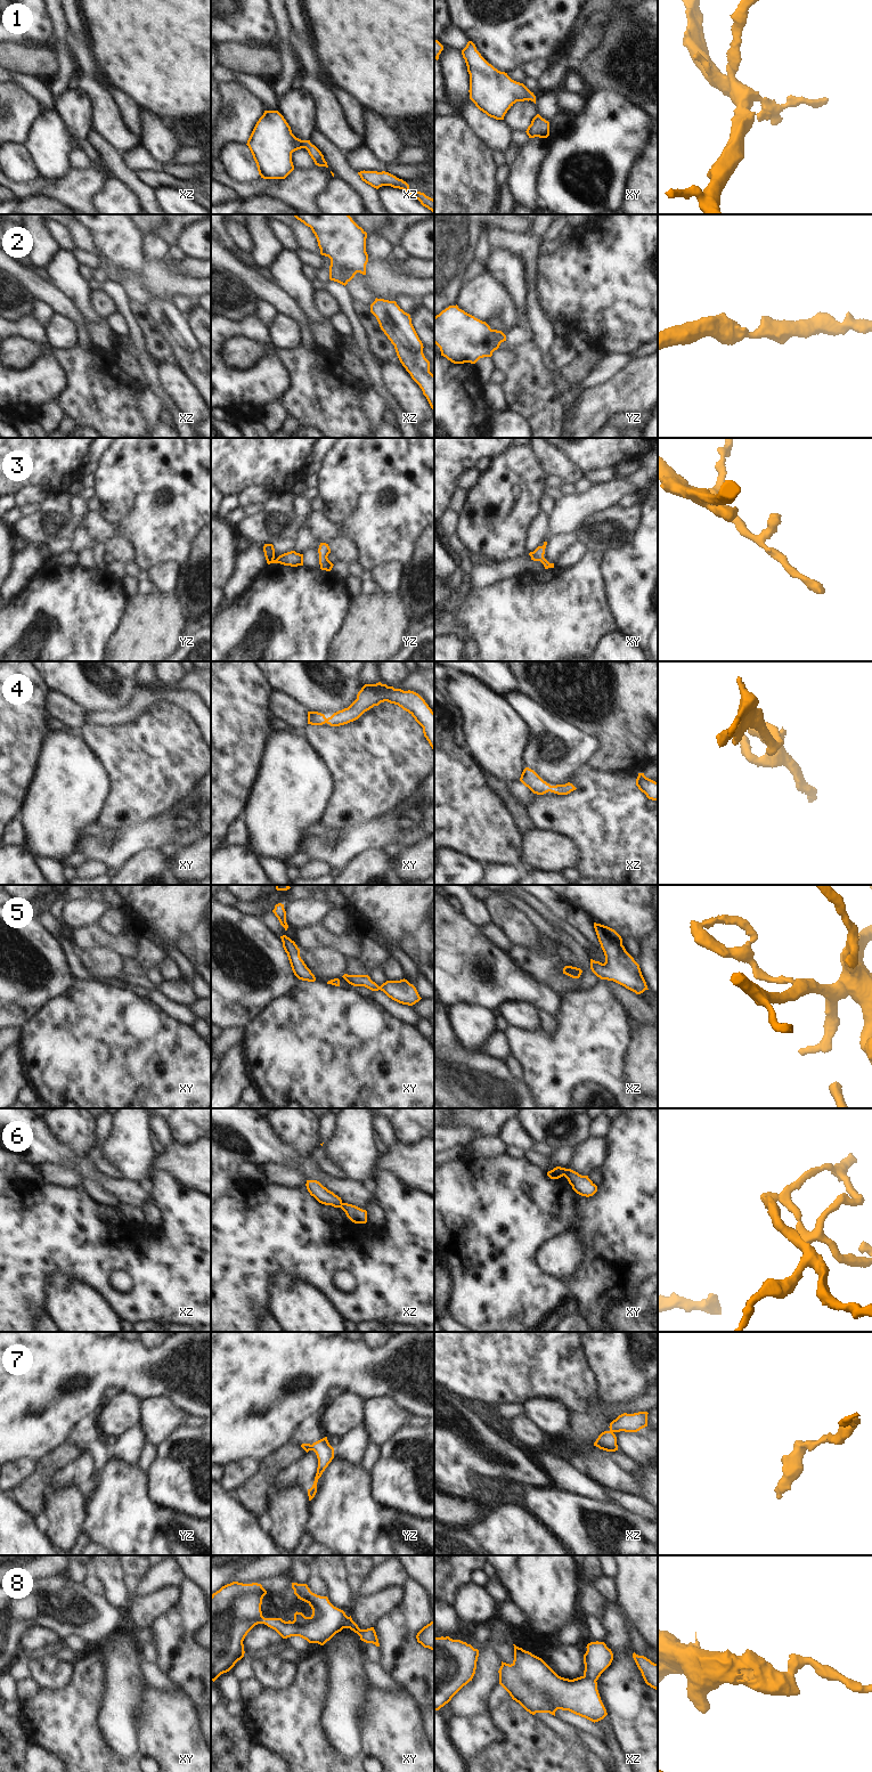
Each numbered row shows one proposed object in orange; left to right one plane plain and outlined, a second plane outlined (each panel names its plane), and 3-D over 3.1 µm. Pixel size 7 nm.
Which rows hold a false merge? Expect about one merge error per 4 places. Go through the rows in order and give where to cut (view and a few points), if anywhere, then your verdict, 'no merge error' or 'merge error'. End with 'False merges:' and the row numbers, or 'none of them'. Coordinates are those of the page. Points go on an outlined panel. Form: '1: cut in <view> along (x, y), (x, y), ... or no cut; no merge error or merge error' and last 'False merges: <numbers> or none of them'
1: no cut; no merge error
2: no cut; no merge error
3: no cut; no merge error
4: no cut; no merge error
5: no cut; no merge error
6: cut in xy along (565, 1169), (563, 1175); merge error
7: no cut; no merge error
8: no cut; no merge error
False merges: 6

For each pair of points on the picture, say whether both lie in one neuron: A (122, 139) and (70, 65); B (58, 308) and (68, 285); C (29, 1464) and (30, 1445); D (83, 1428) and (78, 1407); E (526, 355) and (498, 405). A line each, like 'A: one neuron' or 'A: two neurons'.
A: two neurons
B: two neurons
C: two neurons
D: two neurons
E: two neurons

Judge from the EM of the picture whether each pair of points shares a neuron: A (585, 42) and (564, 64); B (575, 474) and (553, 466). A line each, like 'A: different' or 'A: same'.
A: different
B: same

